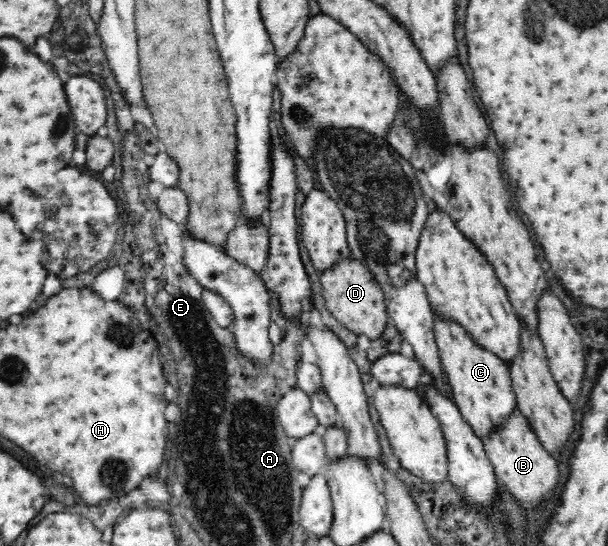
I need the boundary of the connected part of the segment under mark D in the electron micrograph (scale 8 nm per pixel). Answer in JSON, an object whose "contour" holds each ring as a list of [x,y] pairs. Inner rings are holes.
{"contour":[[[350,257],[350,259],[339,261],[319,278],[322,291],[324,291],[326,309],[334,315],[338,323],[356,336],[363,334],[370,341],[380,339],[390,318],[386,309],[384,293],[372,273],[358,260]]]}

